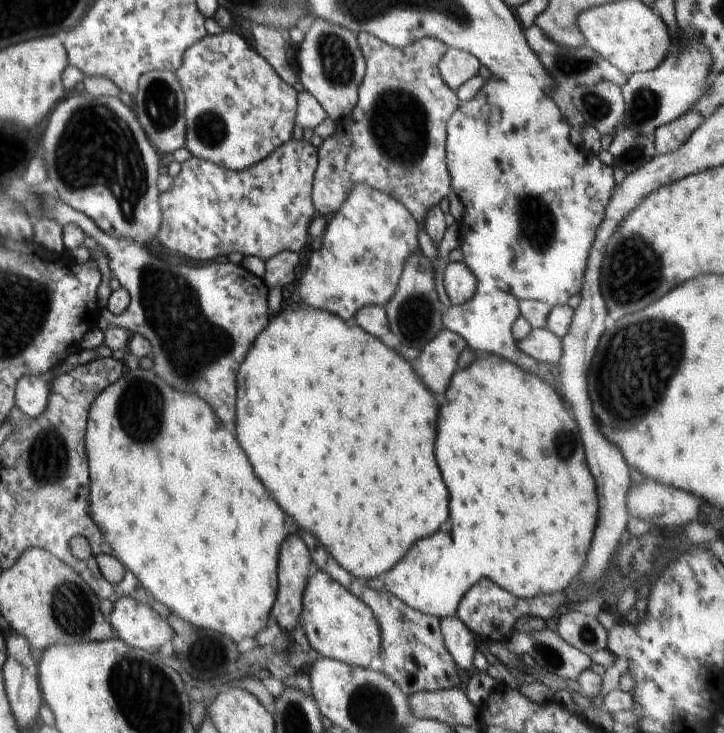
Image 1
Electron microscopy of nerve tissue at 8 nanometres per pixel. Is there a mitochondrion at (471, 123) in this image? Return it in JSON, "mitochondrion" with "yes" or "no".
{"mitochondrion":"no"}

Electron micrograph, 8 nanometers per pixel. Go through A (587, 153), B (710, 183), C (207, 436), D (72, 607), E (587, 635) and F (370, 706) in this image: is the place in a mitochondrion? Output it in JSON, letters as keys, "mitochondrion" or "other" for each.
{"A":"other","B":"other","C":"other","D":"mitochondrion","E":"mitochondrion","F":"mitochondrion"}

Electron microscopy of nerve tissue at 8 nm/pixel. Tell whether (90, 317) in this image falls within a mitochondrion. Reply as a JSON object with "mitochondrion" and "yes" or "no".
{"mitochondrion":"no"}

